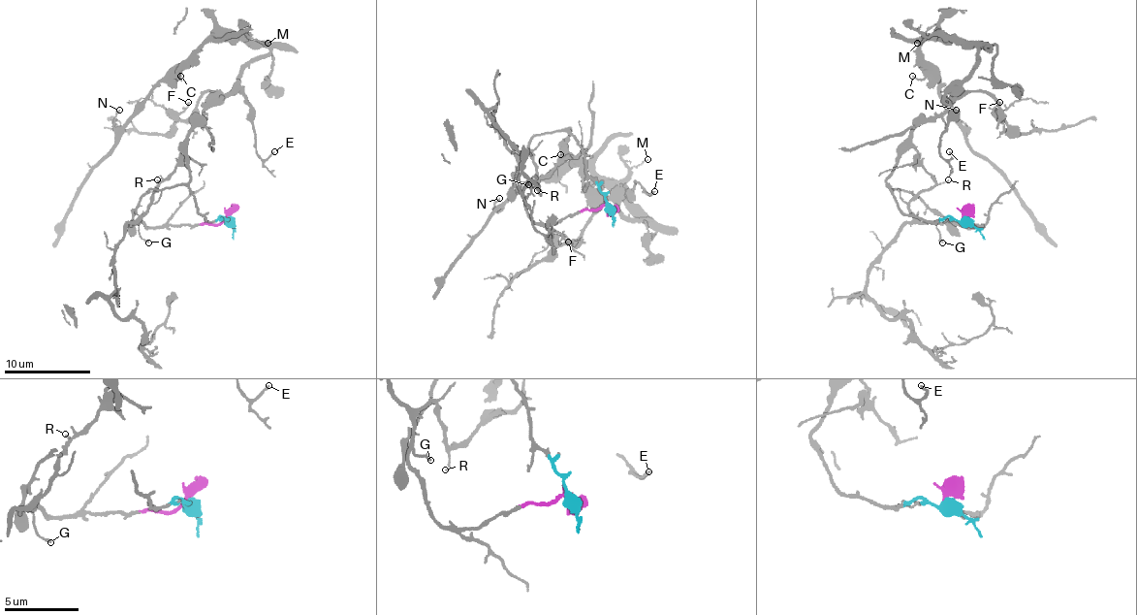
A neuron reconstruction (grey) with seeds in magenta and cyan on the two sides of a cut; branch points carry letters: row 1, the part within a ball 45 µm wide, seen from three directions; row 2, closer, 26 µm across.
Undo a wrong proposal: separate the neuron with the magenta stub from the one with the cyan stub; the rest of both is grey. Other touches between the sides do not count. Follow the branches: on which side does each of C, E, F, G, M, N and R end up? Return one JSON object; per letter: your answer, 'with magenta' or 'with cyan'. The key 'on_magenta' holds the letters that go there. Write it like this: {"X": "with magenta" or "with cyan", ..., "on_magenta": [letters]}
{"C": "with cyan", "E": "with cyan", "F": "with cyan", "G": "with magenta", "M": "with cyan", "N": "with cyan", "R": "with magenta", "on_magenta": ["G", "R"]}

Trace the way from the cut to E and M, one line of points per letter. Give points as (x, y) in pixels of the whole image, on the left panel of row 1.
E: (227, 216), (205, 221), (188, 189), (186, 135), (202, 113), (237, 92), (251, 110), (255, 152), (274, 152)
M: (227, 216), (205, 221), (188, 189), (186, 135), (202, 112), (270, 47), (253, 45), (244, 36), (268, 43)

